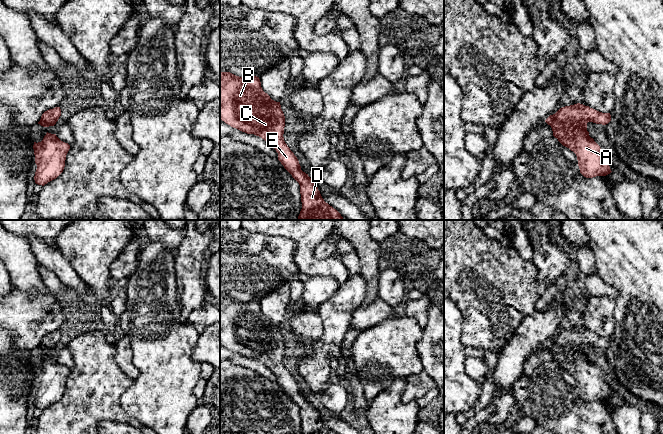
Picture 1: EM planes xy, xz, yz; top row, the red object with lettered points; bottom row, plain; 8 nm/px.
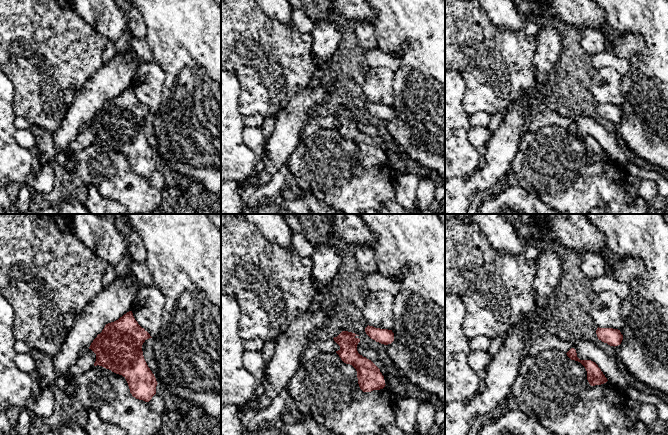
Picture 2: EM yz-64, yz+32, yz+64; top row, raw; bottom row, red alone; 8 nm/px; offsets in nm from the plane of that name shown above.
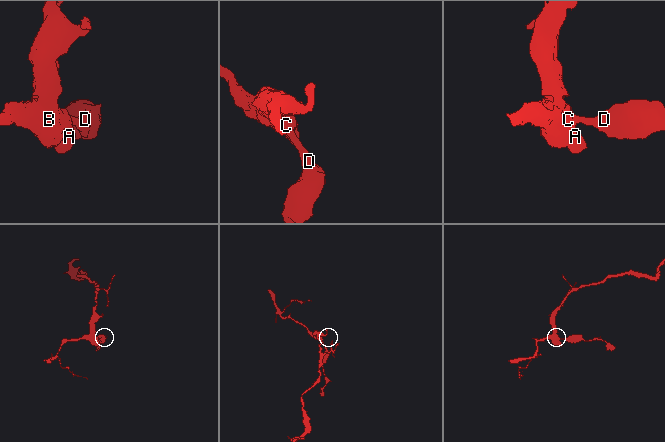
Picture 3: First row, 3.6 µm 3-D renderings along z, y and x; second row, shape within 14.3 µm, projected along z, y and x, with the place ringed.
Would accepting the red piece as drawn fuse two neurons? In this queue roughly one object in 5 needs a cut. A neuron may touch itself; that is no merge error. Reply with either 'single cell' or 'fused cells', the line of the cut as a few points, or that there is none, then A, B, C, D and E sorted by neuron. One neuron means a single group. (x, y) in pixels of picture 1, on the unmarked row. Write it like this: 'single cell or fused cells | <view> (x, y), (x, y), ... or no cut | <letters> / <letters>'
single cell | no cut | A B C D E

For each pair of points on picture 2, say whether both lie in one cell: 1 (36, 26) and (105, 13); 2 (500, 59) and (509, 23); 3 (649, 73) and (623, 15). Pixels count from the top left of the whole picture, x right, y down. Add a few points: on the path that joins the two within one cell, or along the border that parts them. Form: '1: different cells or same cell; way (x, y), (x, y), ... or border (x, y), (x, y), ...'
1: different cells; border (75, 10), (97, 34)
2: different cells; border (488, 16), (497, 26), (509, 30), (522, 31)
3: same cell; way (652, 57), (652, 38), (639, 25)

